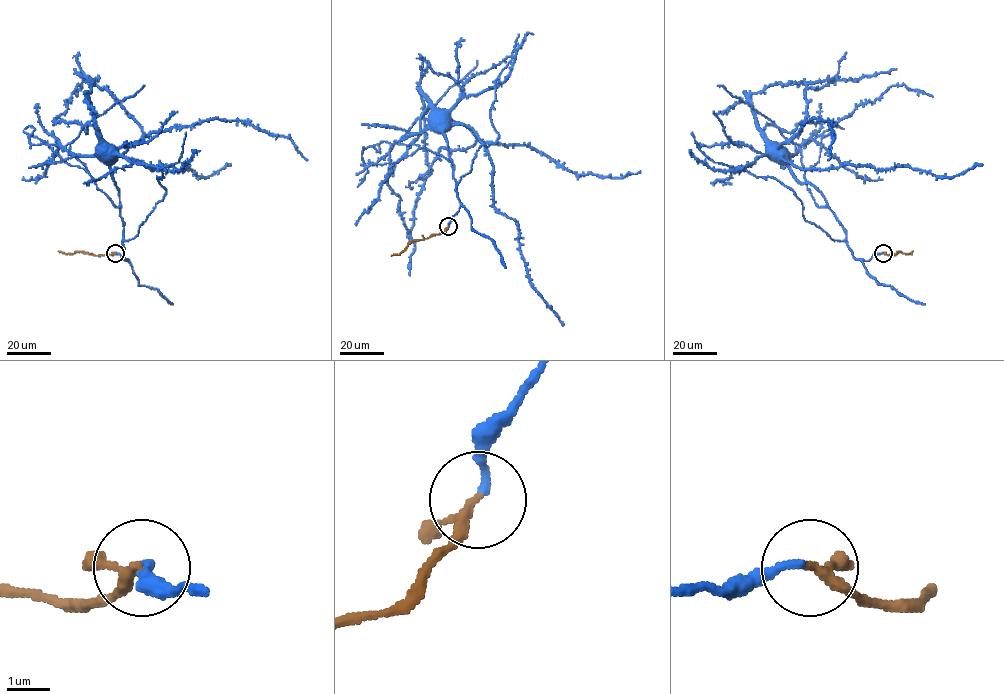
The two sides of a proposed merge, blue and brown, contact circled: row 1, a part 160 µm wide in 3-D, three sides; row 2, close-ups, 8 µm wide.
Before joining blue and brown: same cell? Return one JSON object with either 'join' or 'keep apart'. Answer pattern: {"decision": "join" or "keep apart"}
{"decision": "join"}

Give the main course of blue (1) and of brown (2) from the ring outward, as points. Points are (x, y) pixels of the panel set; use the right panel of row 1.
1: (883, 253), (857, 259), (825, 197), (801, 183), (773, 147)
2: (884, 253), (893, 256), (898, 251), (913, 251)

